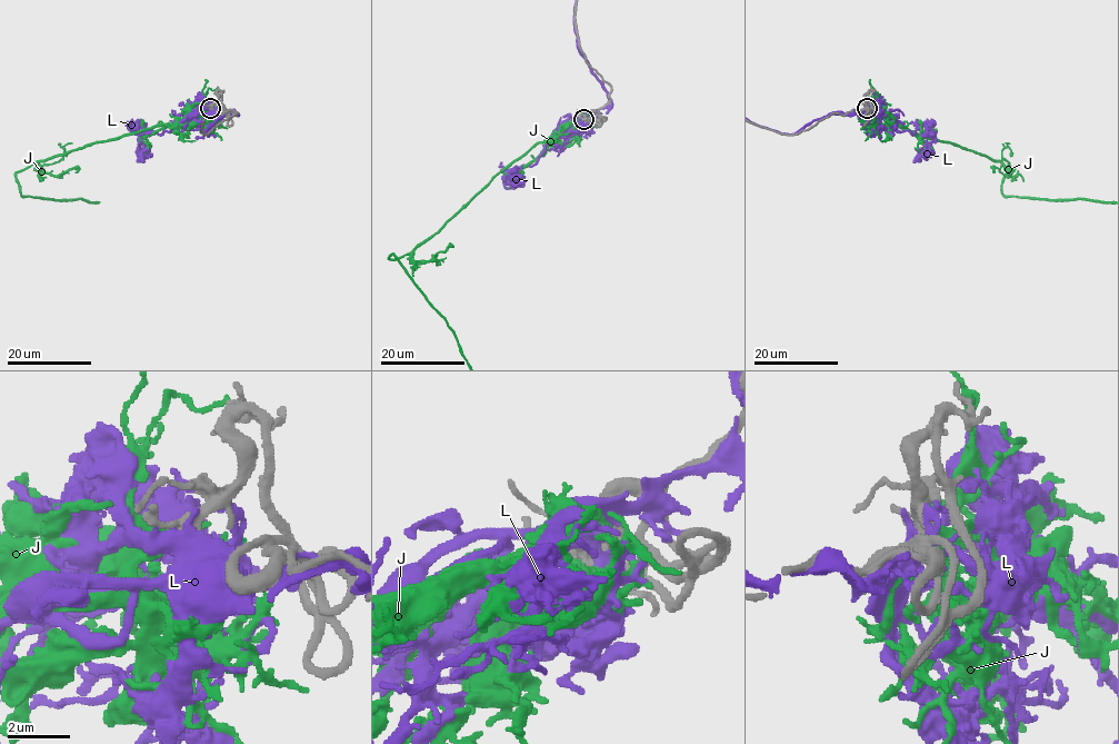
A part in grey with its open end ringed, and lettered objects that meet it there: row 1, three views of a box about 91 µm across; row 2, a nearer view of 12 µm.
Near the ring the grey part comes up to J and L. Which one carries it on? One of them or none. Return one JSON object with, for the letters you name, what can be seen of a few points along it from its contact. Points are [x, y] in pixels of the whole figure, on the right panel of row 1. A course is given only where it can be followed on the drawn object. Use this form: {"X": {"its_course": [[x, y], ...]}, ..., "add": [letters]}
{"add": ["J"]}

